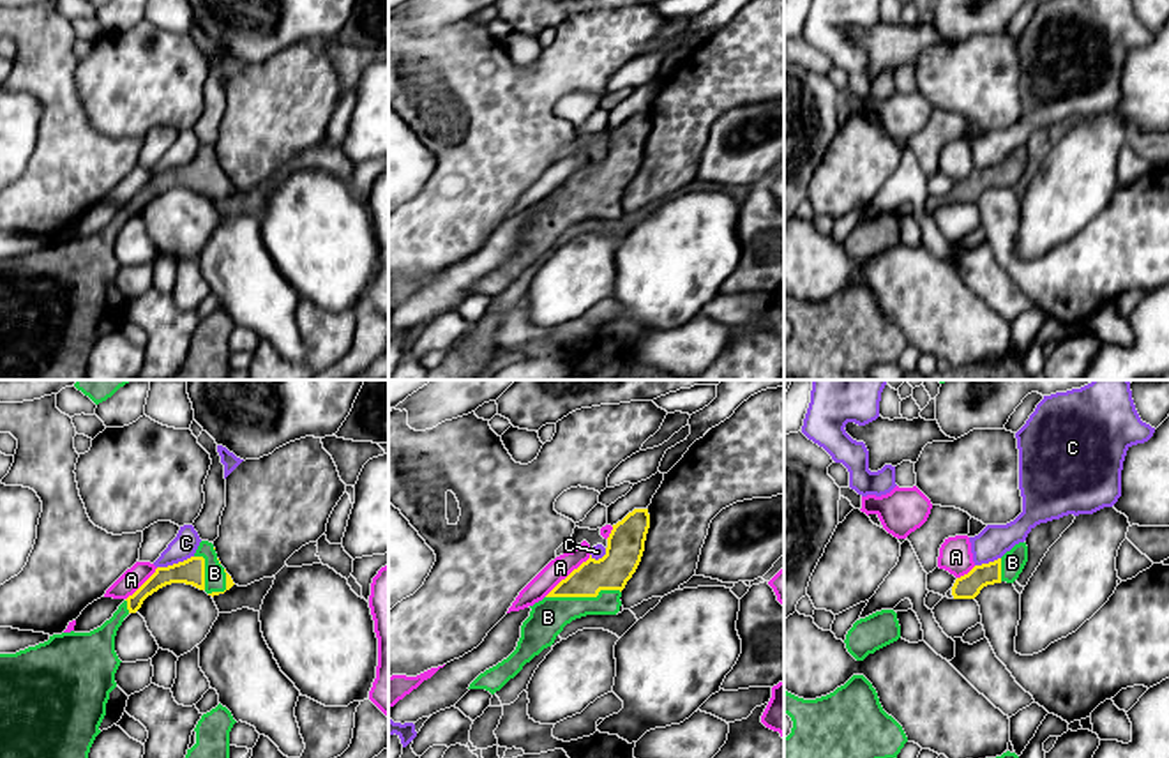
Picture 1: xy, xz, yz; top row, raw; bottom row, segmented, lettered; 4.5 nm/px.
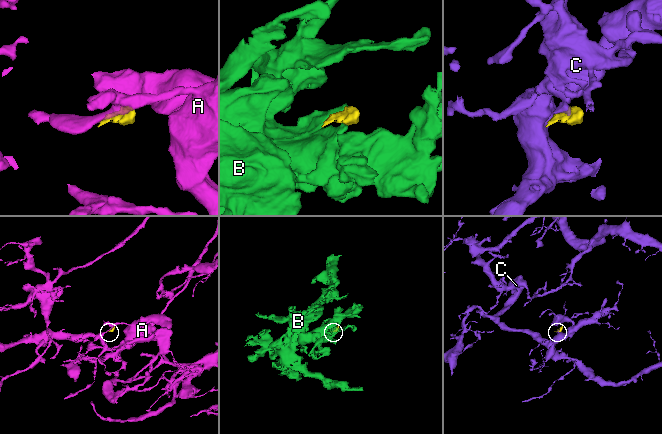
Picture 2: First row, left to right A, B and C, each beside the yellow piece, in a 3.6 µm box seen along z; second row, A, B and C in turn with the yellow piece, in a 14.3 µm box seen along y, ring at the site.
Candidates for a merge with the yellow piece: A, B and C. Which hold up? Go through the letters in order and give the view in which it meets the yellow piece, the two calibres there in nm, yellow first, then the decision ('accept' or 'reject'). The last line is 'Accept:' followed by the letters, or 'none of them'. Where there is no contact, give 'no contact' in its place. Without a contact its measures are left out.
A: xz | 160/100 nm | reject
B: xz | 160/170 nm | accept
C: xy | 120/120 nm | reject
Accept: B

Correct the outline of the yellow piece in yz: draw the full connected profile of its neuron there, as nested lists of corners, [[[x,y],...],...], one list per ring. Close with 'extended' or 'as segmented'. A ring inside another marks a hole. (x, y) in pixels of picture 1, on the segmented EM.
[[[1026,542],[1015,544],[1001,558],[975,565],[968,574],[955,580],[952,587],[954,599],[975,599],[980,590],[994,583],[1014,583],[1028,562]]] | extended

